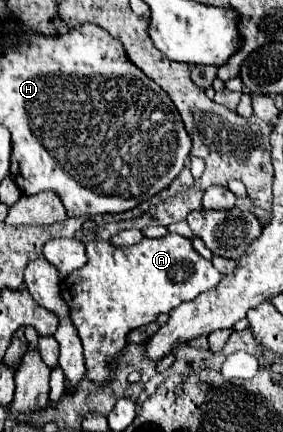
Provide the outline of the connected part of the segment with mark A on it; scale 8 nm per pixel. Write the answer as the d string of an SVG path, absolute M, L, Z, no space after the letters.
M167 233L161 239L143 239L131 247L113 247L109 241L85 243L87 263L61 281L61 295L69 307L71 323L79 331L85 349L85 365L89 381L103 385L111 381L111 365L117 361L121 349L127 345L129 331L153 323L161 313L173 311L183 301L195 299L199 293L215 287L221 281L221 273L203 259L191 245L191 239L179 233Z

